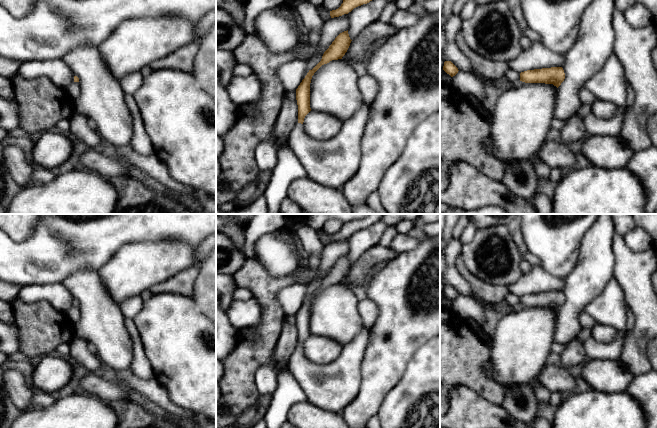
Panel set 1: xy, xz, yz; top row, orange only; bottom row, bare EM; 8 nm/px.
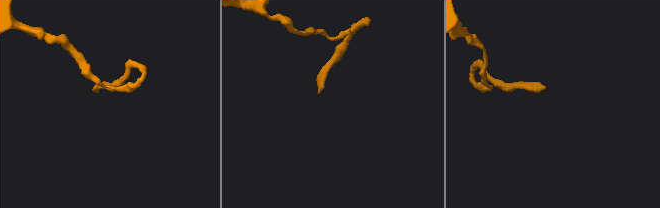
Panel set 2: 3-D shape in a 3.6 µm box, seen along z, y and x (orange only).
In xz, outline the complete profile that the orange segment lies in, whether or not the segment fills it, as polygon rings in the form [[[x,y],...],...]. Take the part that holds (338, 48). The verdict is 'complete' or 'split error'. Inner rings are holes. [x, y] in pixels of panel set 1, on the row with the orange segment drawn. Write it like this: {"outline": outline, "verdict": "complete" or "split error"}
{"outline": [[[348,30],[340,33],[324,52],[321,61],[309,70],[296,89],[298,123],[288,137],[288,145],[303,166],[307,177],[330,188],[342,189],[360,166],[360,141],[369,119],[370,105],[362,107],[343,122],[339,134],[329,140],[310,138],[303,128],[310,108],[310,83],[314,73],[332,60],[342,59],[351,39]]], "verdict": "split error"}

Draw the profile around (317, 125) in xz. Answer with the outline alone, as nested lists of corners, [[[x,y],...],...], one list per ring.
[[[311,110],[304,118],[304,132],[315,140],[329,140],[339,134],[343,121],[325,112]]]

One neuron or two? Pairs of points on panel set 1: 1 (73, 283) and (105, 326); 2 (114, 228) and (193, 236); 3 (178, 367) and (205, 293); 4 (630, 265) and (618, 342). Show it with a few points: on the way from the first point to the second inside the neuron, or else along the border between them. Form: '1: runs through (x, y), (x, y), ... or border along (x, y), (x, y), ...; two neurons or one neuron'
1: runs through (84, 294), (97, 307), (100, 315); one neuron
2: runs through (134, 228), (173, 228); one neuron
3: border along (190, 296), (196, 307), (205, 316); two neurons
4: border along (626, 332), (620, 355); two neurons

